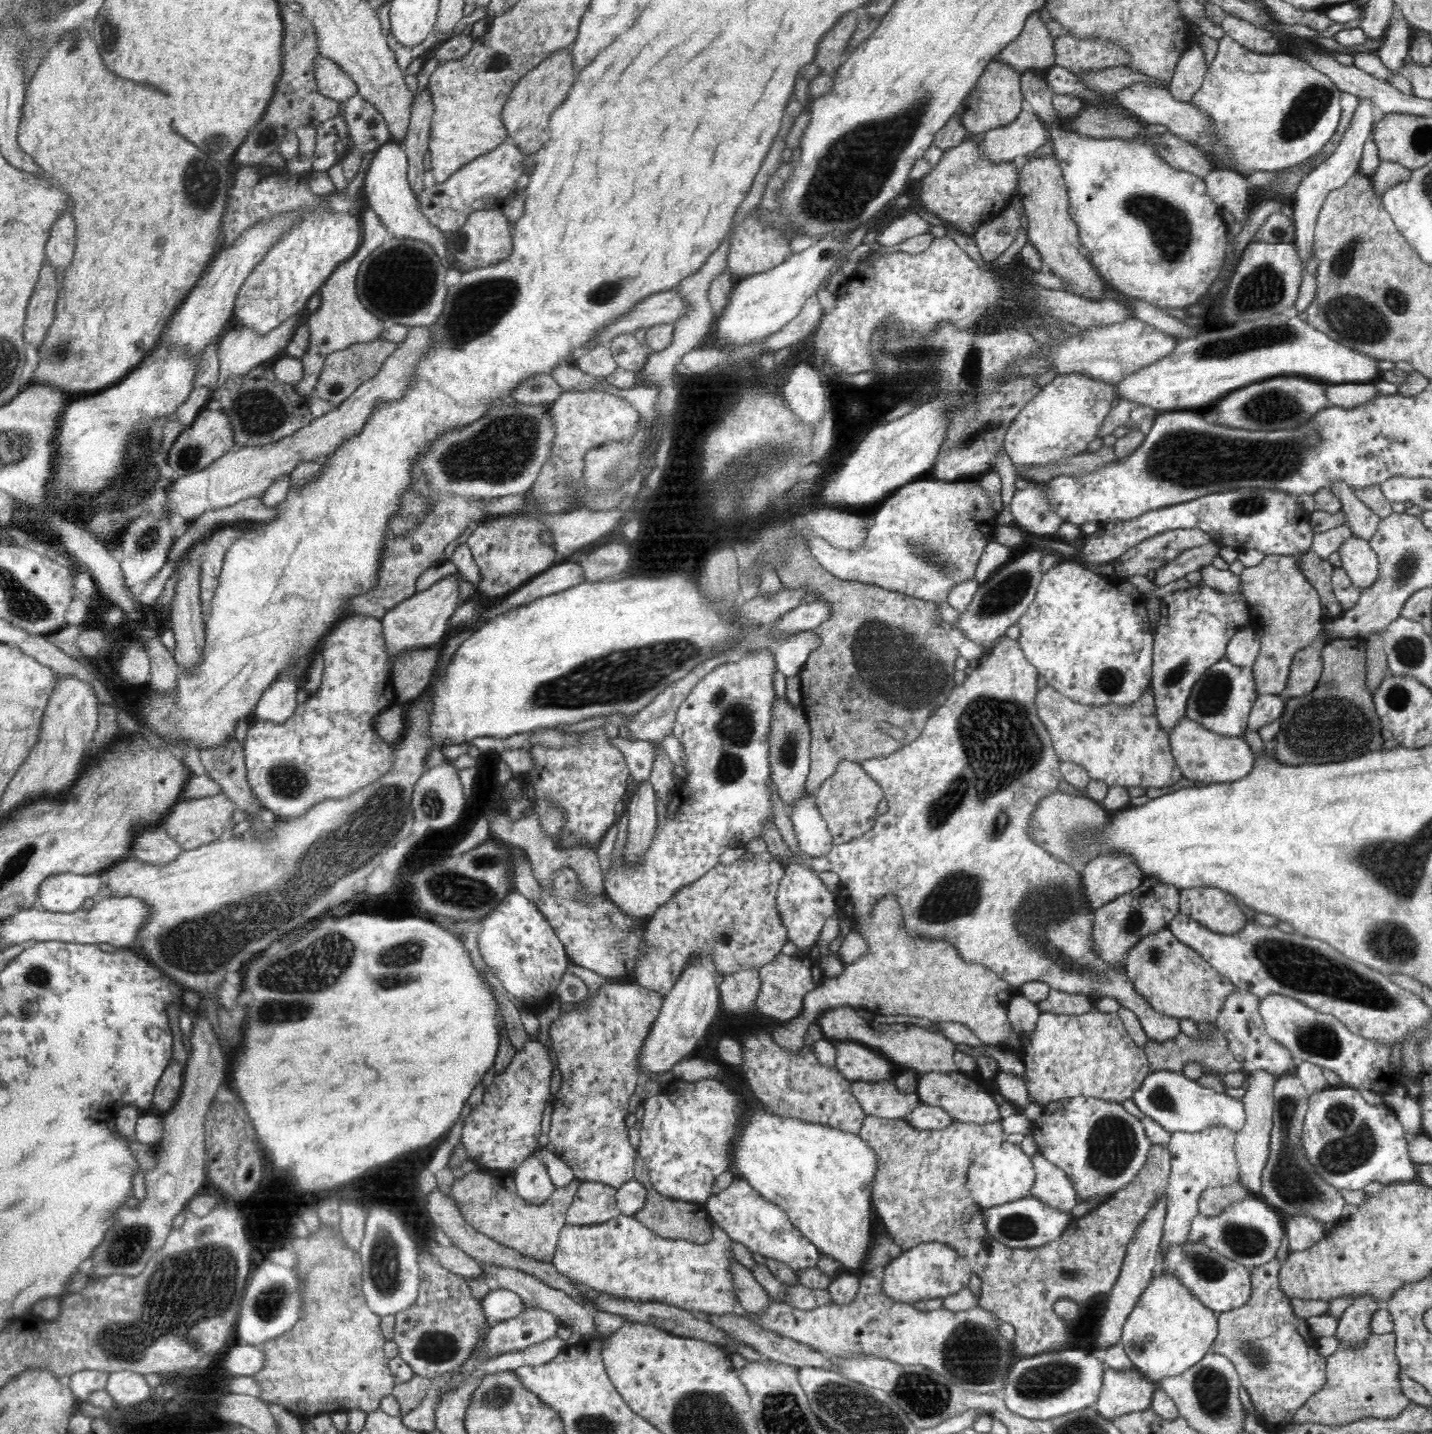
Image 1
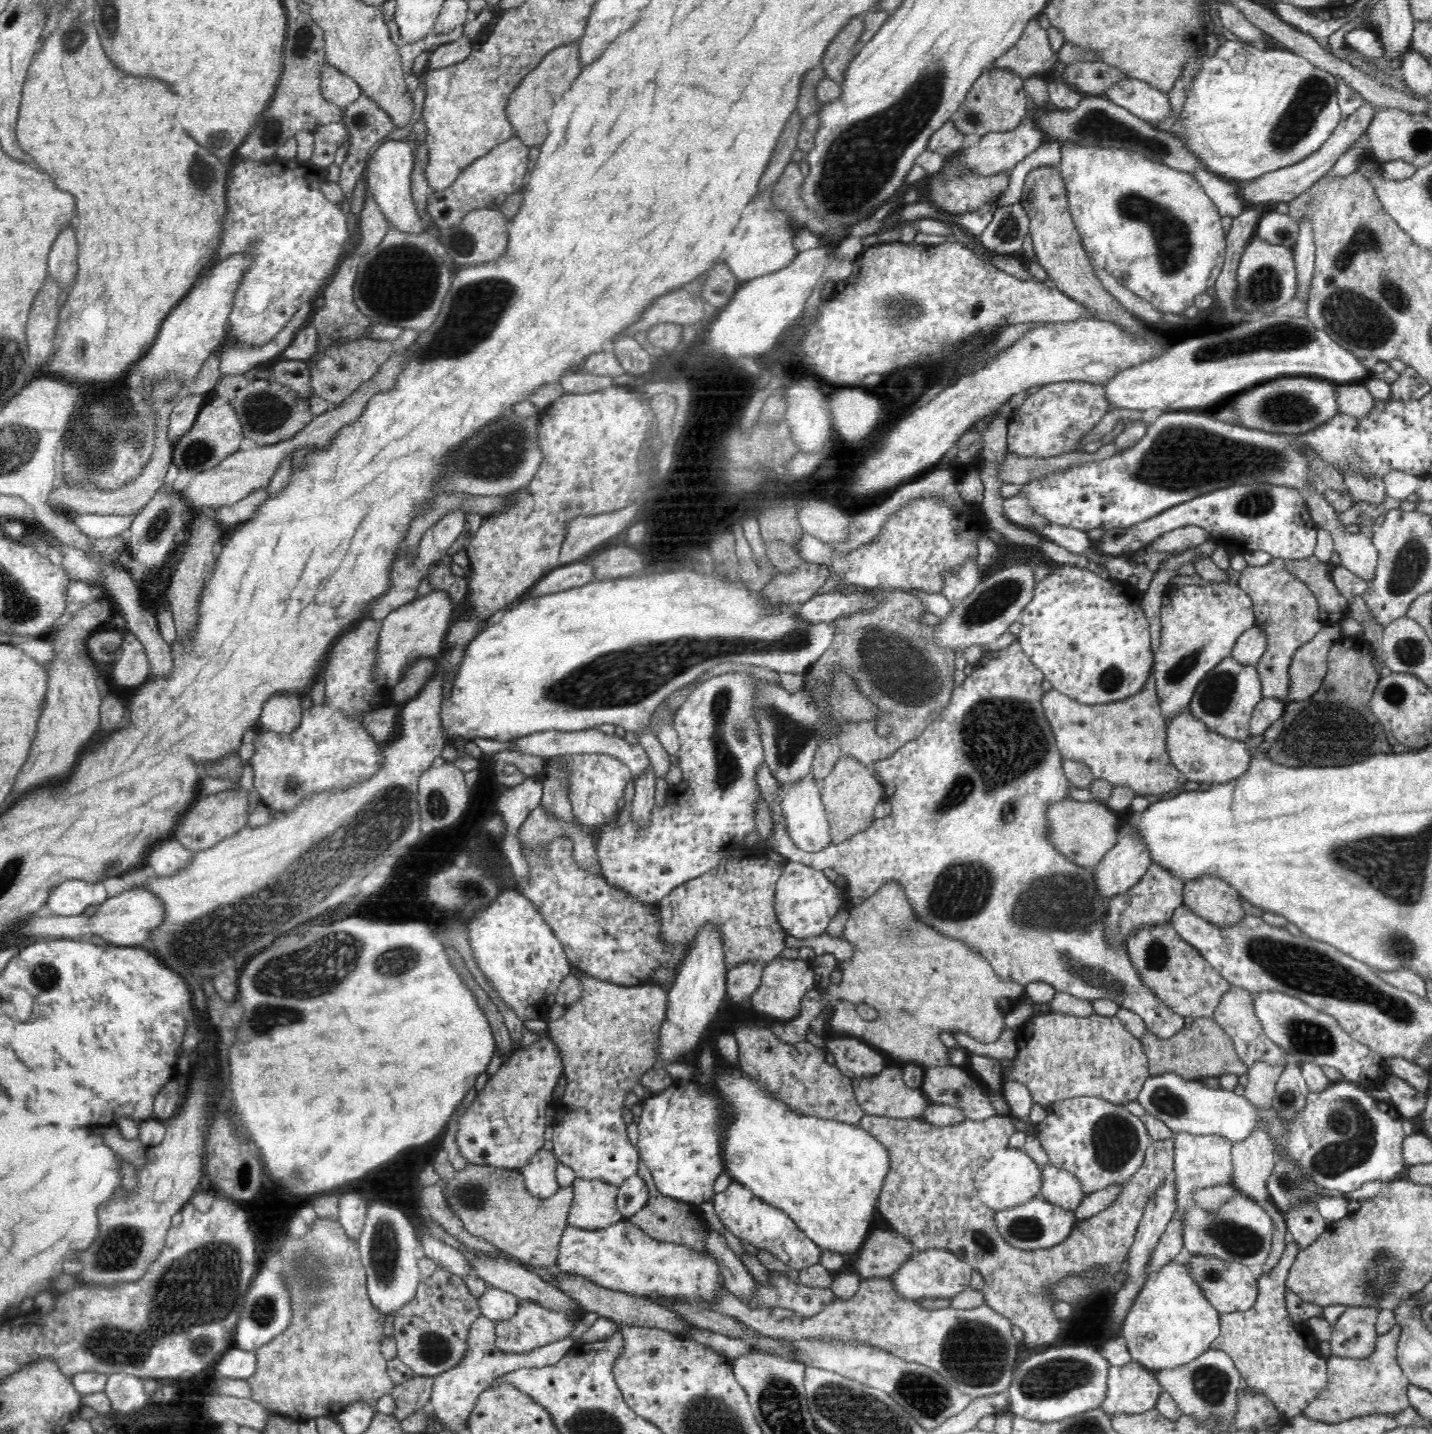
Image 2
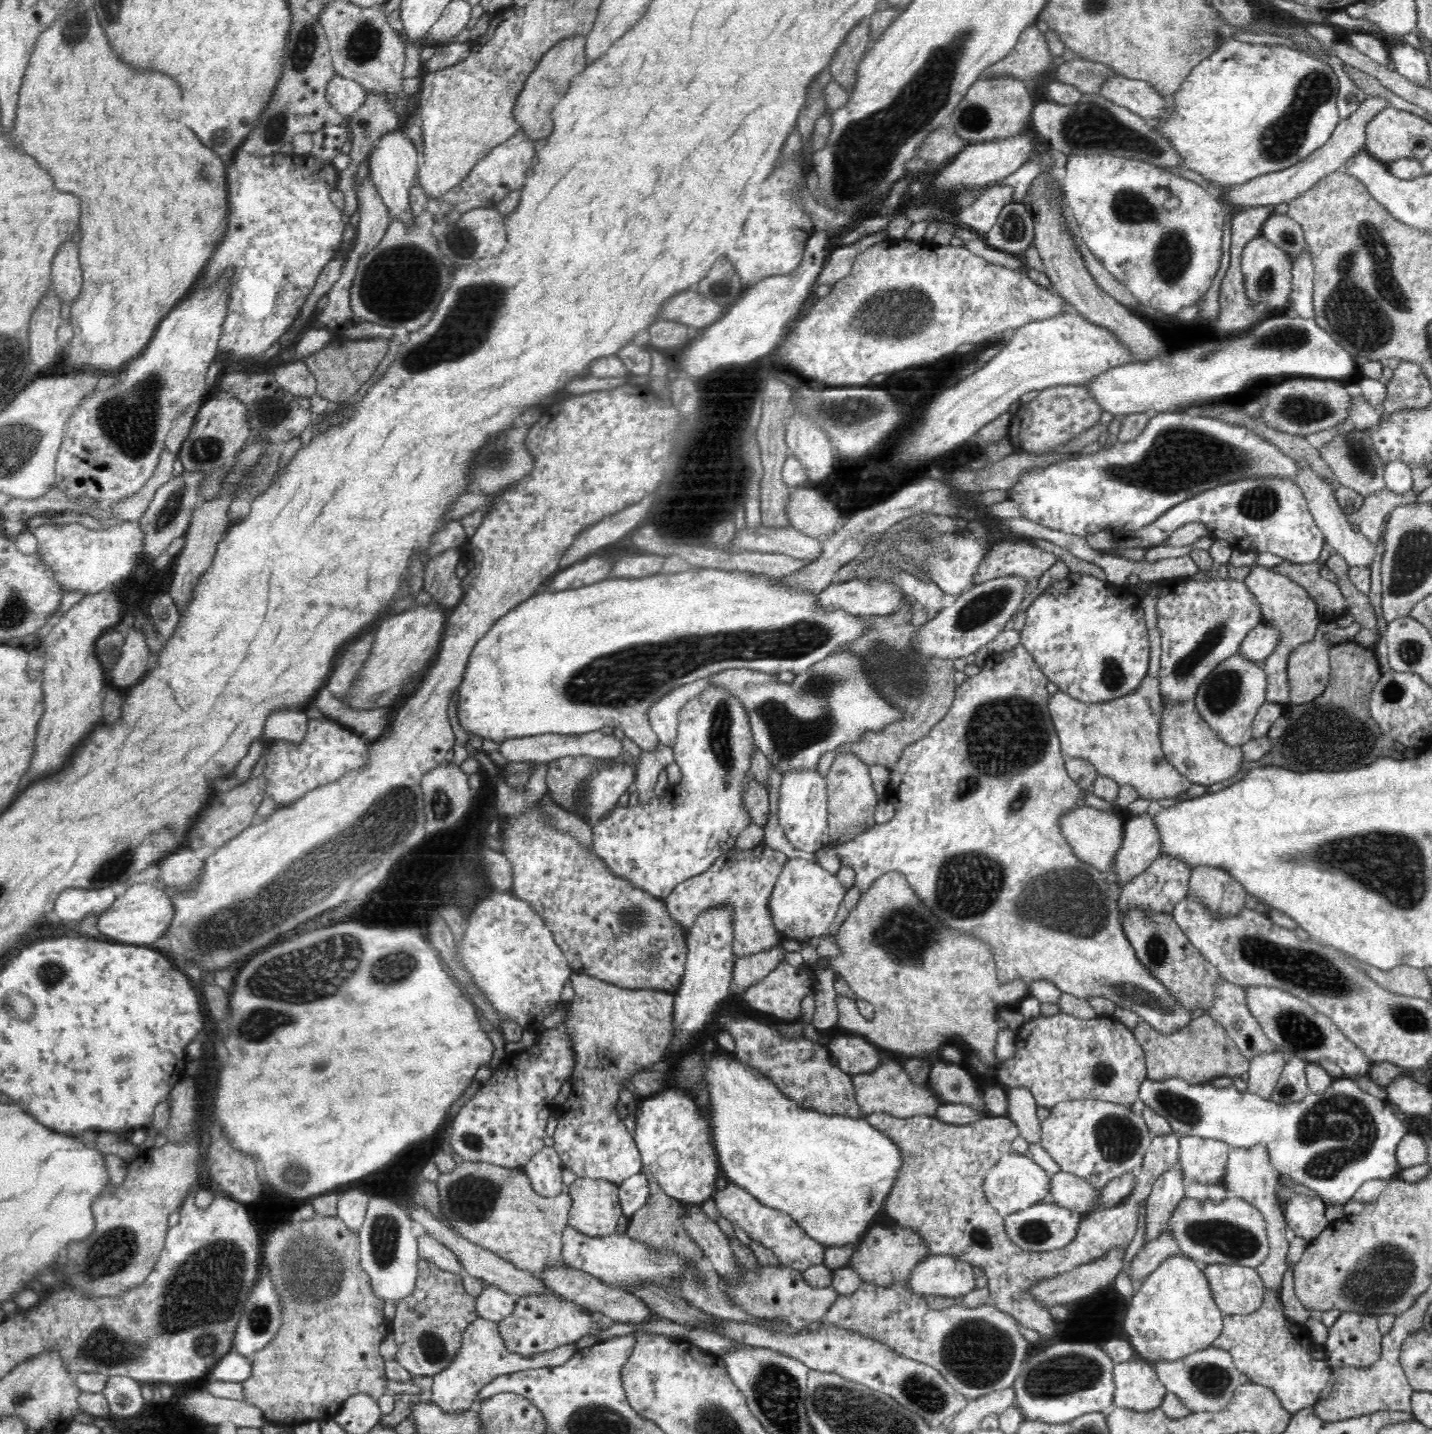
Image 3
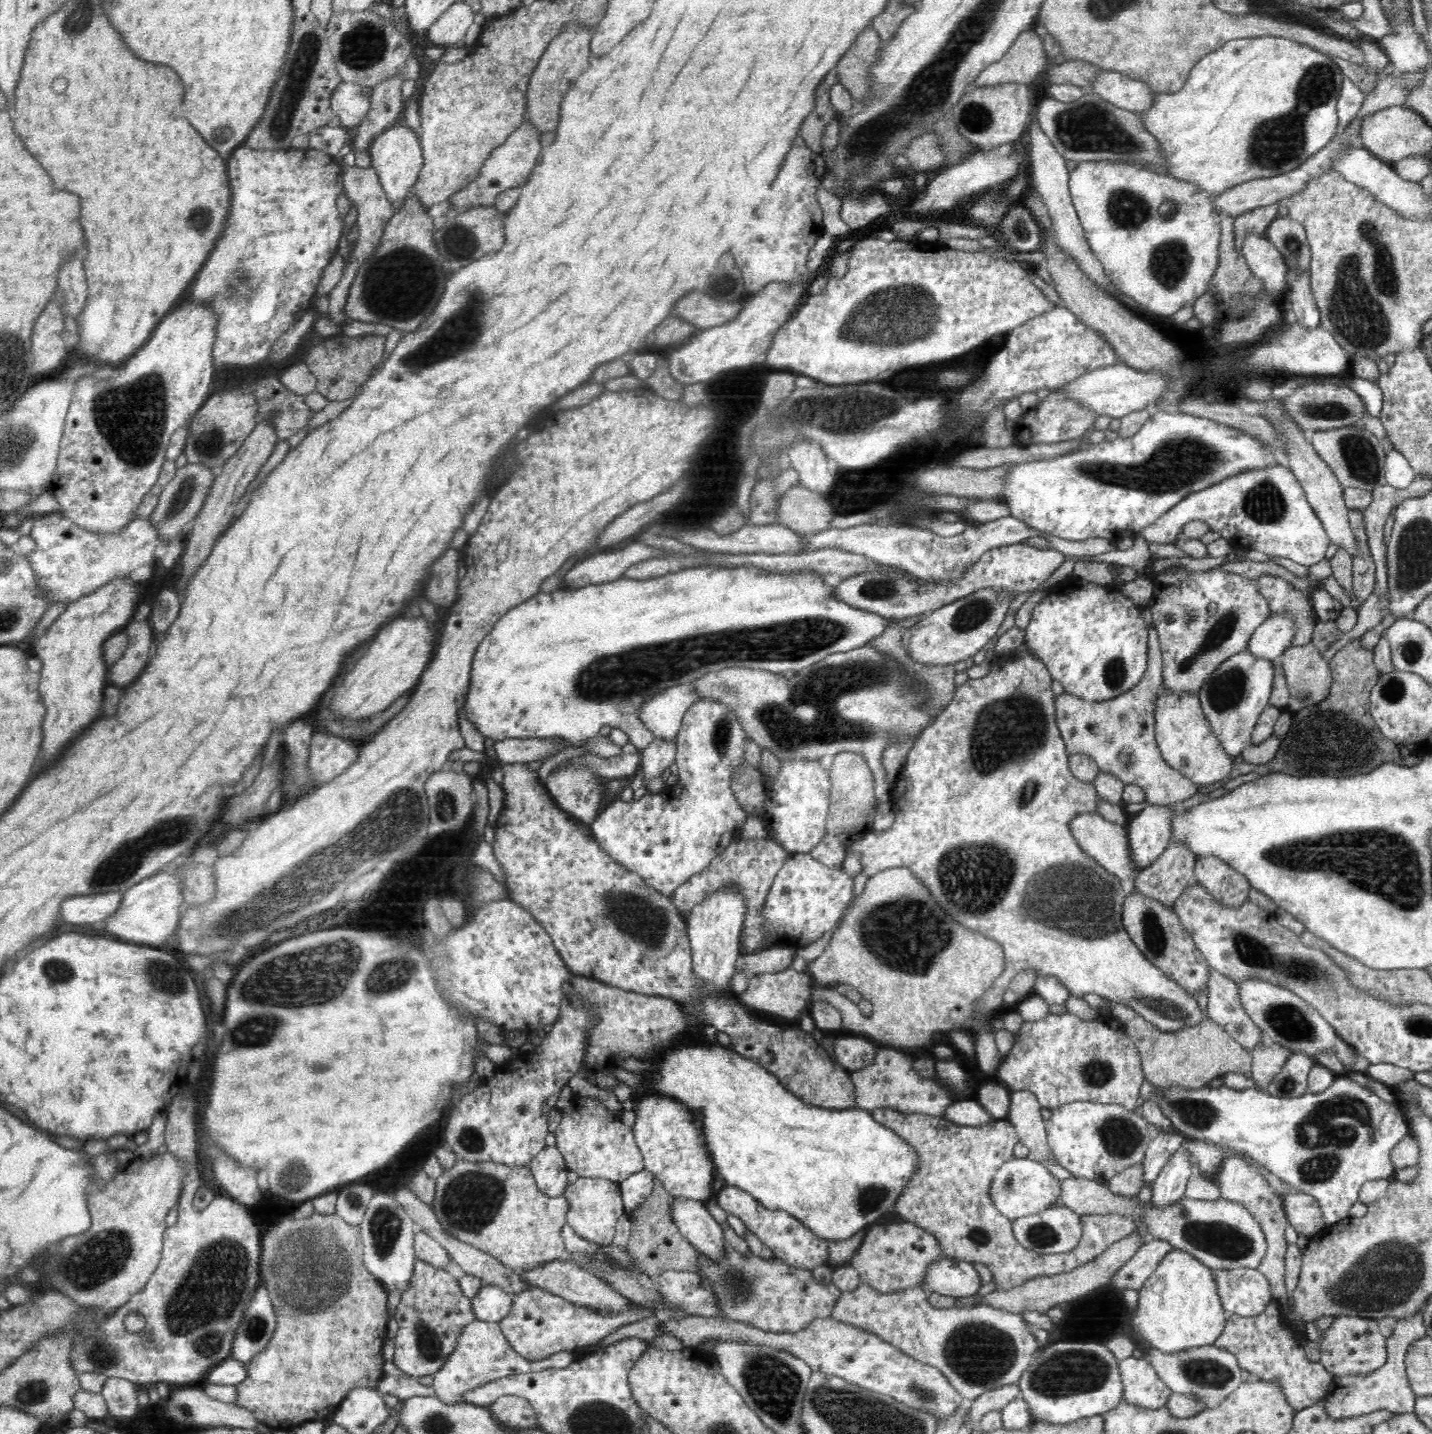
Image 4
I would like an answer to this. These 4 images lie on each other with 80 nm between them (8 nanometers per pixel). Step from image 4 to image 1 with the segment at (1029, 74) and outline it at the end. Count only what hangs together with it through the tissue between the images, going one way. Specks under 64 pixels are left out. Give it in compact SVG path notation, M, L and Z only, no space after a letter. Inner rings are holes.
M1033 11L1026 19L1022 32L1015 38L1014 42L1010 42L1004 45L1004 48L1000 50L993 60L998 62L1004 62L1016 69L1020 74L1024 71L1040 71L1044 68L1050 68L1055 64L1055 40L1052 39L1052 34L1048 31L1048 28L1040 19L1038 11Z

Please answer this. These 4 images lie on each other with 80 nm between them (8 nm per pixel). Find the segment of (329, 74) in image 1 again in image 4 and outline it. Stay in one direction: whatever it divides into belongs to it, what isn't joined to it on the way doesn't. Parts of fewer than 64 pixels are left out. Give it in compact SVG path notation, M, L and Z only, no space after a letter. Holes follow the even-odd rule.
M342 81L330 97L331 109L341 126L355 128L370 108L373 87Z

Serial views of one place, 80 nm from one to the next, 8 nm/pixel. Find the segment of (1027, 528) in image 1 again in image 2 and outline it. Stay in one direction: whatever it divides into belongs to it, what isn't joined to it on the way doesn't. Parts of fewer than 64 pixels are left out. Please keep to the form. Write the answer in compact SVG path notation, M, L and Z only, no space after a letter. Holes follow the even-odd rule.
M1018 493L1004 499L1004 502L1002 502L1002 512L1006 519L1016 527L1019 527L1019 529L1038 529L1040 531L1046 526L1051 526L1048 519L1042 517L1040 513L1034 512L1024 493Z

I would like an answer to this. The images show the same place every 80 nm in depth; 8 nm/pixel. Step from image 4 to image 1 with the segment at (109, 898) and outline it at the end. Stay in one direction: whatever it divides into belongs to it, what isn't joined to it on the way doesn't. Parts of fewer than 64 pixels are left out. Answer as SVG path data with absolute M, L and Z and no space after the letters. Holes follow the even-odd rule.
M56 874L40 884L33 906L38 910L71 913L82 909L87 898L97 896L102 888L100 876Z

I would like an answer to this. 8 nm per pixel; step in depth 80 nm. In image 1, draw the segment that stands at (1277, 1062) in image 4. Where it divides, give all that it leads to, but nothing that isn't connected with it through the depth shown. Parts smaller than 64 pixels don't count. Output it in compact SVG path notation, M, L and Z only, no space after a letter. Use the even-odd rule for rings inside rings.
M1256 1070L1247 1075L1247 1080L1249 1083L1248 1089L1245 1090L1245 1094L1241 1098L1246 1120L1241 1131L1236 1133L1235 1154L1240 1167L1240 1174L1238 1174L1240 1183L1248 1187L1253 1196L1259 1197L1262 1171L1265 1169L1268 1156L1270 1156L1270 1133L1273 1127L1273 1110L1275 1106L1273 1088L1278 1076L1265 1070Z

